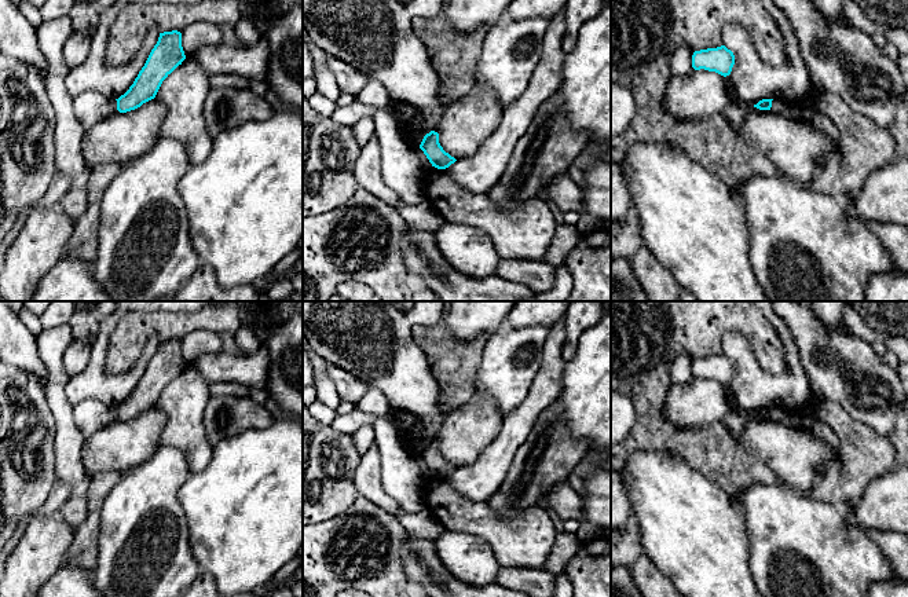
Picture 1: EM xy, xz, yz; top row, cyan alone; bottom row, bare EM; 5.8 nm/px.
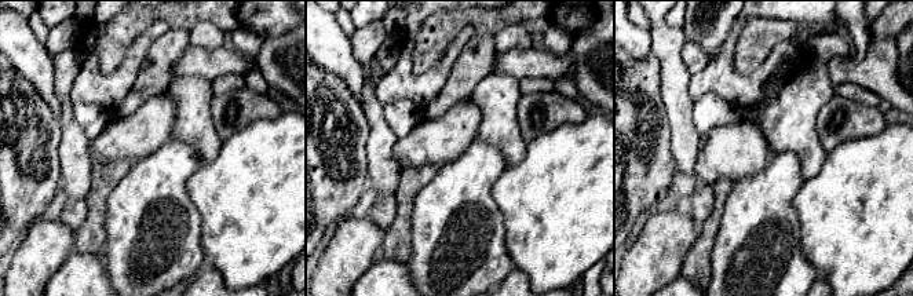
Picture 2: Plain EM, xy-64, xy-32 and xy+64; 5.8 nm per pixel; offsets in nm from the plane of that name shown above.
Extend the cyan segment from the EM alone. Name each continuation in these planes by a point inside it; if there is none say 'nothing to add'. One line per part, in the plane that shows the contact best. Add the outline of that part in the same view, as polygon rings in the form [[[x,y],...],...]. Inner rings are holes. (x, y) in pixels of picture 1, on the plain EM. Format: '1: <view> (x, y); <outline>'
nothing to add

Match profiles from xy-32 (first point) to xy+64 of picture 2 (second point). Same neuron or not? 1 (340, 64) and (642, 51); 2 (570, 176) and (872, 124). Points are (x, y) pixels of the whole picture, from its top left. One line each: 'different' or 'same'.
1: same
2: different

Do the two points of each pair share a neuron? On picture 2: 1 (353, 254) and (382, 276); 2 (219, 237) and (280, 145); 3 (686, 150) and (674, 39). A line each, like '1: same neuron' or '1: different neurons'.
1: different neurons
2: same neuron
3: same neuron

